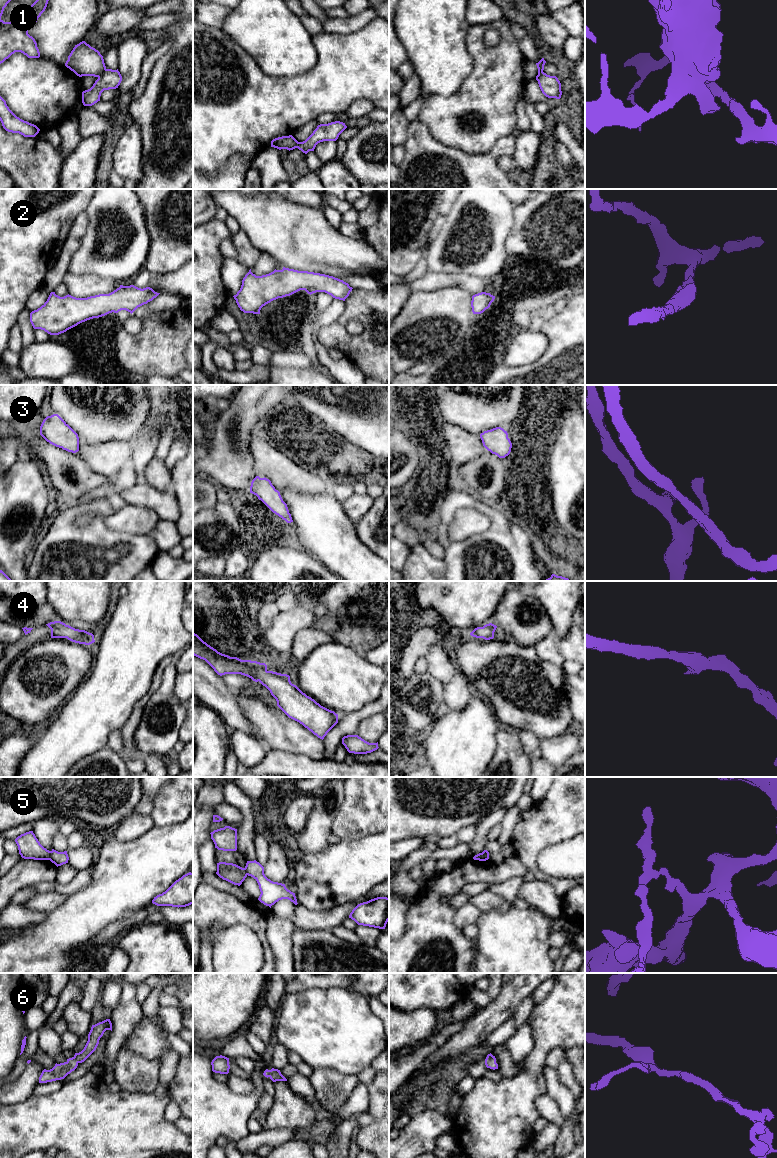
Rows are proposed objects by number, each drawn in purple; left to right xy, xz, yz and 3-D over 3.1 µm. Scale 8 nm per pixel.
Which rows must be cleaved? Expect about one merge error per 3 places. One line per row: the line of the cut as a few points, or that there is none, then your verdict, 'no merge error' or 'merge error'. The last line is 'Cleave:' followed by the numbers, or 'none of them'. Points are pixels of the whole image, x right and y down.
1: cut xy (105, 68), (97, 76); merge error
2: cut none; no merge error
3: cut none; no merge error
4: cut none; no merge error
5: cut xy (51, 851), (48, 859); merge error
6: cut none; no merge error
Cleave: 1, 5

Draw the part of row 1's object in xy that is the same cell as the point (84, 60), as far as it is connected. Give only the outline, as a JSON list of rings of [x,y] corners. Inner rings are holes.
[[[85,41],[75,45],[65,66],[79,77],[98,77],[106,69],[103,56]]]

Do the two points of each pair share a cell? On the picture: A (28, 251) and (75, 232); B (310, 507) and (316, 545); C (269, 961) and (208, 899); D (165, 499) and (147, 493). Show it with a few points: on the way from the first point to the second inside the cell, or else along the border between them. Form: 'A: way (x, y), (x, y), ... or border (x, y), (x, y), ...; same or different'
A: border (84, 211), (71, 224); different
B: way (315, 516), (316, 536); same
C: way (263, 940), (260, 930), (244, 914), (229, 910); same
D: way (161, 499), (151, 497); same

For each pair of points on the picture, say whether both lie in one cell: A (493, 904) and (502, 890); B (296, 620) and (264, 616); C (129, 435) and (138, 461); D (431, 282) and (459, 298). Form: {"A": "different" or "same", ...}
{"A": "different", "B": "different", "C": "different", "D": "different"}

